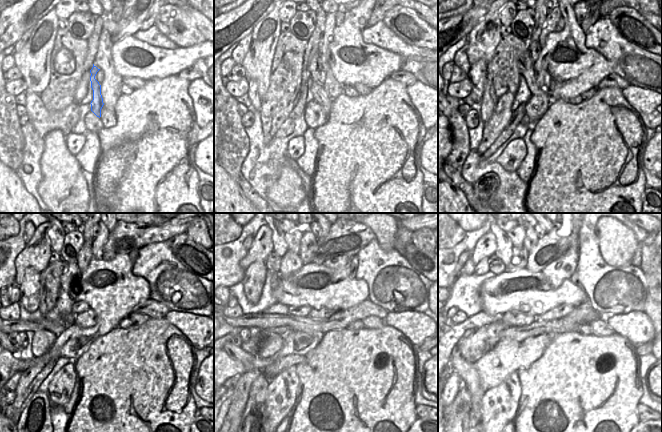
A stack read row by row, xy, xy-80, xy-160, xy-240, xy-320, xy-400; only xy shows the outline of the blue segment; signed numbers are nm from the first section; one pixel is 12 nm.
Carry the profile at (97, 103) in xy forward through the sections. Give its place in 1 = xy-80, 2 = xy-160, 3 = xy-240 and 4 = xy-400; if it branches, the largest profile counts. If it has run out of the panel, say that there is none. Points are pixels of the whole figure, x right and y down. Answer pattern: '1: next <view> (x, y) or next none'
1: next xy-80 (314, 69)
2: next xy-160 (534, 47)
3: next xy-240 (85, 255)
4: next xy-400 (531, 238)

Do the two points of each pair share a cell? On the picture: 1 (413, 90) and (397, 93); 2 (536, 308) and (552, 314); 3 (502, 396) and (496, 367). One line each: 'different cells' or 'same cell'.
1: different cells
2: different cells
3: different cells

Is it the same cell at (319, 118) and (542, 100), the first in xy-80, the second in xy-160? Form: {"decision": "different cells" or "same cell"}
{"decision": "same cell"}

